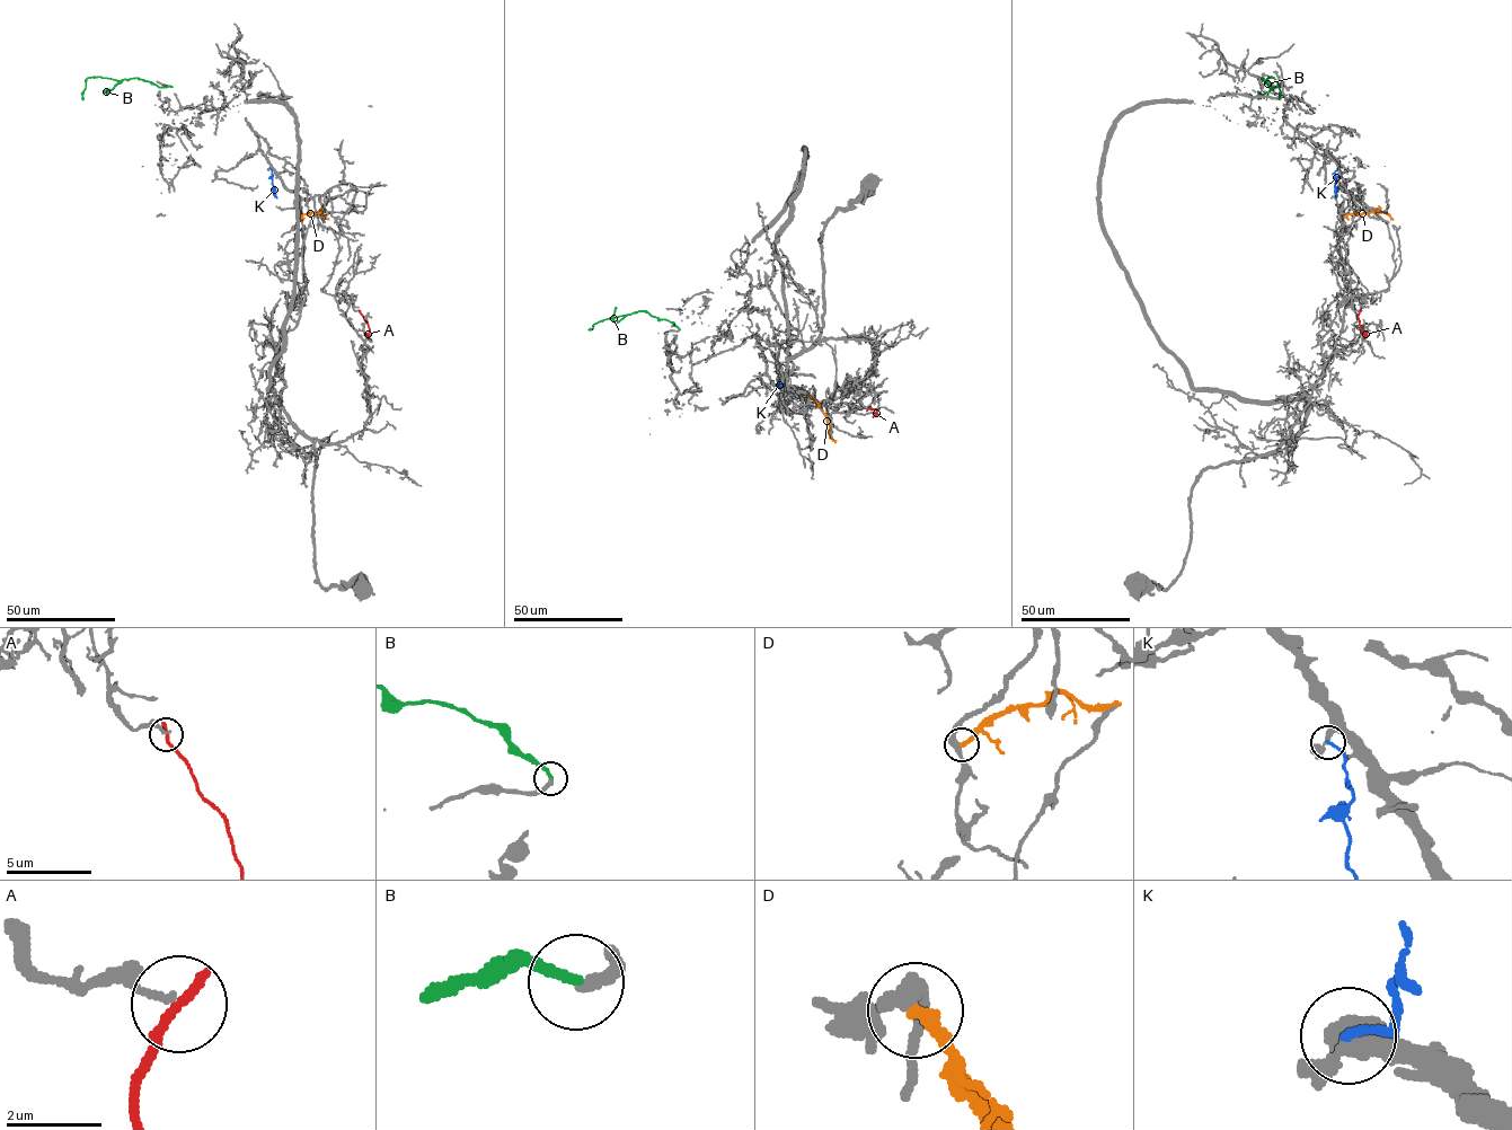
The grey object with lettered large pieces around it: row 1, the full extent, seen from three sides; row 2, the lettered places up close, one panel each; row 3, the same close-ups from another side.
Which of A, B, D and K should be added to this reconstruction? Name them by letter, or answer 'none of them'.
none of them

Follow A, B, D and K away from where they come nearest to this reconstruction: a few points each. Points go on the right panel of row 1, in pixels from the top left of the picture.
A: (1360, 311), (1361, 329), (1368, 335)
B: (1280, 87), (1270, 87), (1262, 78), (1265, 81), (1273, 78), (1280, 99)
D: (1343, 219), (1356, 212), (1375, 211), (1386, 212), (1393, 220)
K: (1337, 168), (1336, 197)

